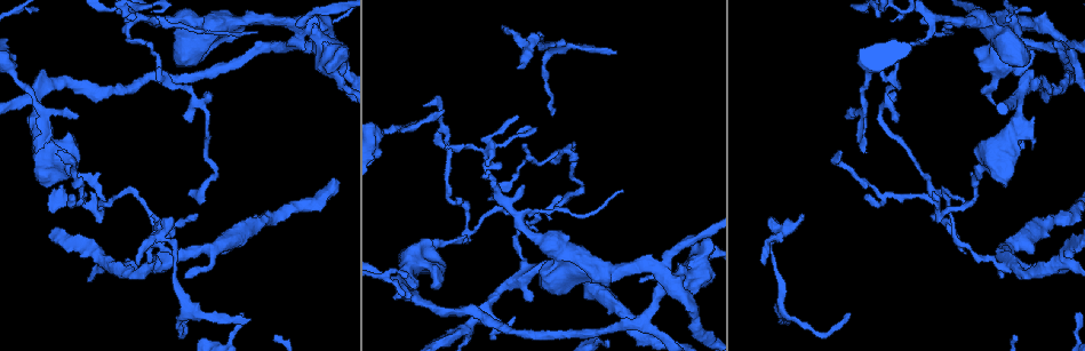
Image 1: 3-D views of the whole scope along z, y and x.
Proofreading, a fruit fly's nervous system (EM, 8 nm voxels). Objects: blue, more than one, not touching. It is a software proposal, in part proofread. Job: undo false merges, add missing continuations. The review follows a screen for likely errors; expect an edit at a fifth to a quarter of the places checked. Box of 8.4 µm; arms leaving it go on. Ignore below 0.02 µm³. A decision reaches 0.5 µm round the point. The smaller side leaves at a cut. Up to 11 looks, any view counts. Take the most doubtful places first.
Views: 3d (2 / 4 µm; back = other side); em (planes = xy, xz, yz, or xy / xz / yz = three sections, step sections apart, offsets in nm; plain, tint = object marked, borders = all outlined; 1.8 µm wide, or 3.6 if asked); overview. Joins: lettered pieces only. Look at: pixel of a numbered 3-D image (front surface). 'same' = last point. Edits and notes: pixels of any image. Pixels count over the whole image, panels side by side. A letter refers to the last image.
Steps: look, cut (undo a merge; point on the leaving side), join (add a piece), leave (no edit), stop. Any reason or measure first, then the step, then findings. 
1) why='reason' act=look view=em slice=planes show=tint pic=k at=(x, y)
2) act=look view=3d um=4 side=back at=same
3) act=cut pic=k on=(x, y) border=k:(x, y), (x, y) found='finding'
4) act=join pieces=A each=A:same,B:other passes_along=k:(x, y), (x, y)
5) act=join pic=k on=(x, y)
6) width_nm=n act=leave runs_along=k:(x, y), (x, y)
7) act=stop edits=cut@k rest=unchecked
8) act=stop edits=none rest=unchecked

why='an open end' act=look view=em slice=xz step=16 show=plain pic=1 at=(516, 66)

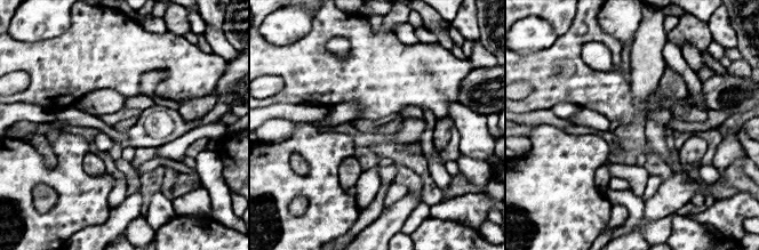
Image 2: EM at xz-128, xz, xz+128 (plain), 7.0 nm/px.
why='see the neighbours' act=look view=em slice=xz step=16 show=borders at=same

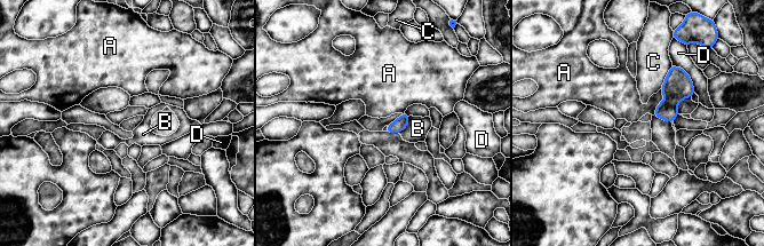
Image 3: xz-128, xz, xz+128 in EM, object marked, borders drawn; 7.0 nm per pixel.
act=leave each=A:other,B:other,C:other,D:other border=3:(410, 116), (408, 124), (399, 133) found='none of them fits'

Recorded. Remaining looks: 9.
why='abrupt turn' act=look view=3d um=4 side=back pic=1 at=(970, 206)

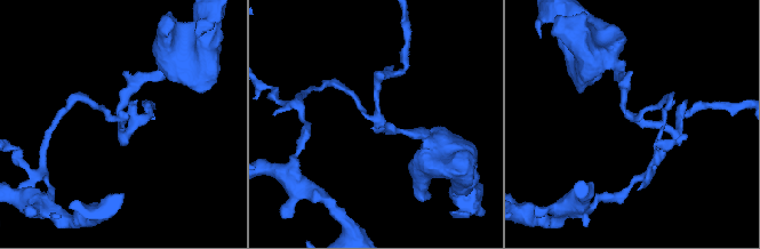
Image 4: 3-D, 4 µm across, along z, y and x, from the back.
arms=3 act=look view=em slice=xz step=8 show=tint pic=4 at=(633, 120)

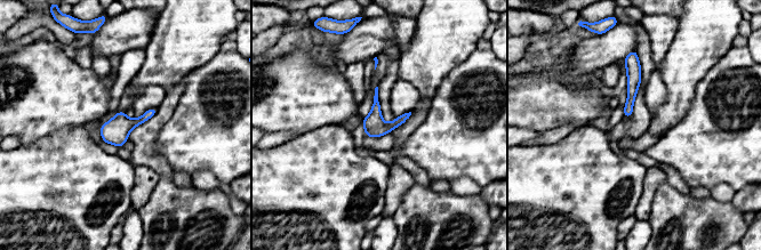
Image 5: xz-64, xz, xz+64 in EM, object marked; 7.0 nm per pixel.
why='another direction' act=look view=em slice=planes show=borders at=same

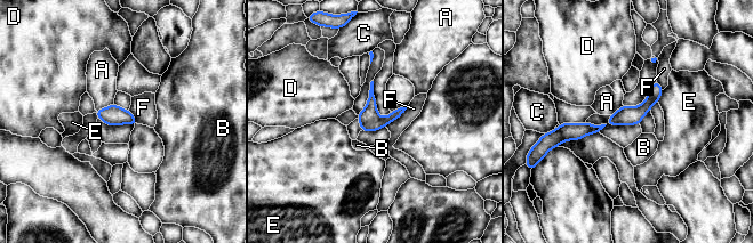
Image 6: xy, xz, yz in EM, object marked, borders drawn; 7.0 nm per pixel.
width_nm=140 act=cut pic=6 on=(656, 90) each=A:other,B:other,C:other,D:other,E:other,F:other border=6:(648, 96), (651, 105) found='two cells meet here'

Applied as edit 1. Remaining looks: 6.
act=look view=overview

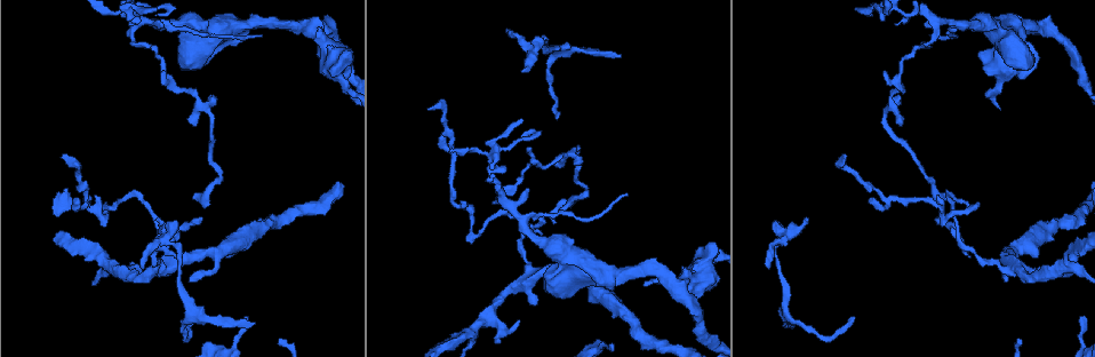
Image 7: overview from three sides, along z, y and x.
why='an open end' act=look view=3d um=4 pic=7 at=(252, 325)

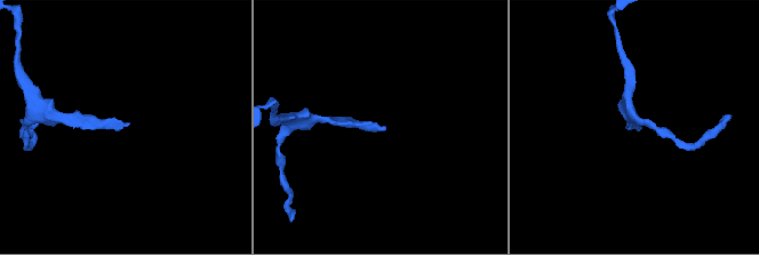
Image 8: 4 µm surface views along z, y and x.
act=look view=em slice=xz step=4 show=tint pic=8 at=(384, 131)

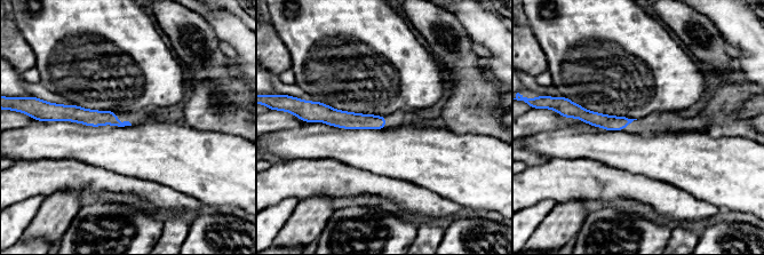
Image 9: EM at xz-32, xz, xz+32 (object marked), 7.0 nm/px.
why='see the neighbours' act=look view=em slice=xz step=4 show=borders at=same

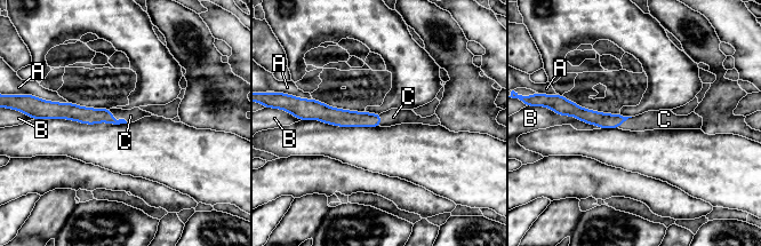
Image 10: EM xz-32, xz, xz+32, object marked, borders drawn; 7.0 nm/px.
width_nm=100 act=join pieces=C each=A:other,B:other,C:same passes_along=10:(82, 114), (117, 120), (130, 116) found='it goes on there'

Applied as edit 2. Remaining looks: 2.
act=stop edits=cut@6,join@10 rest=unchecked

